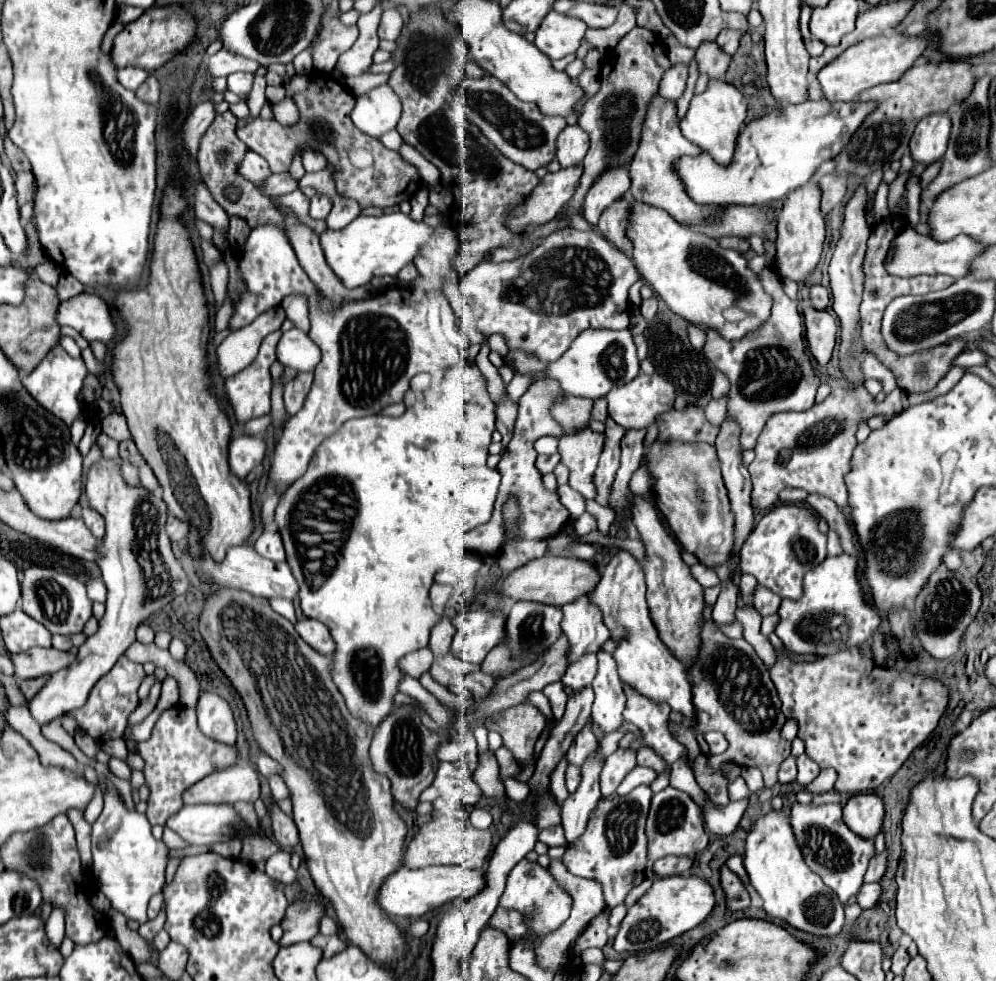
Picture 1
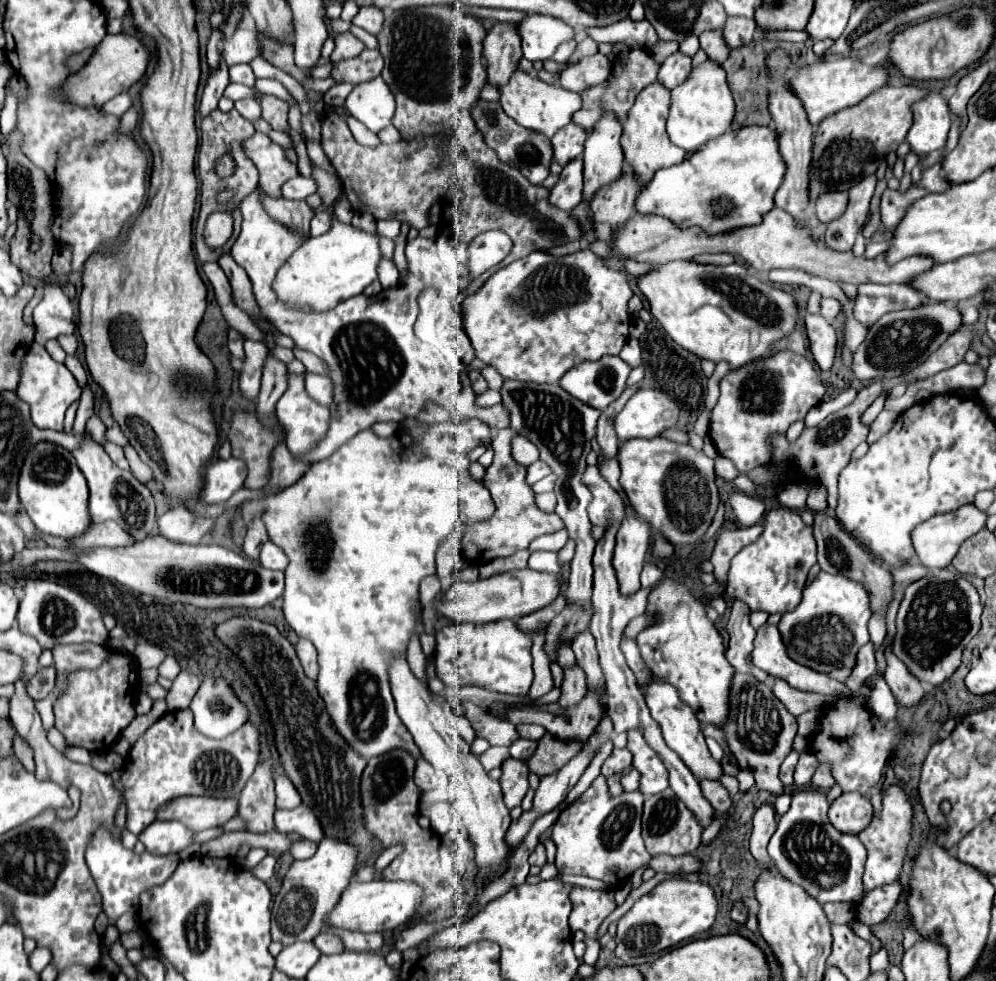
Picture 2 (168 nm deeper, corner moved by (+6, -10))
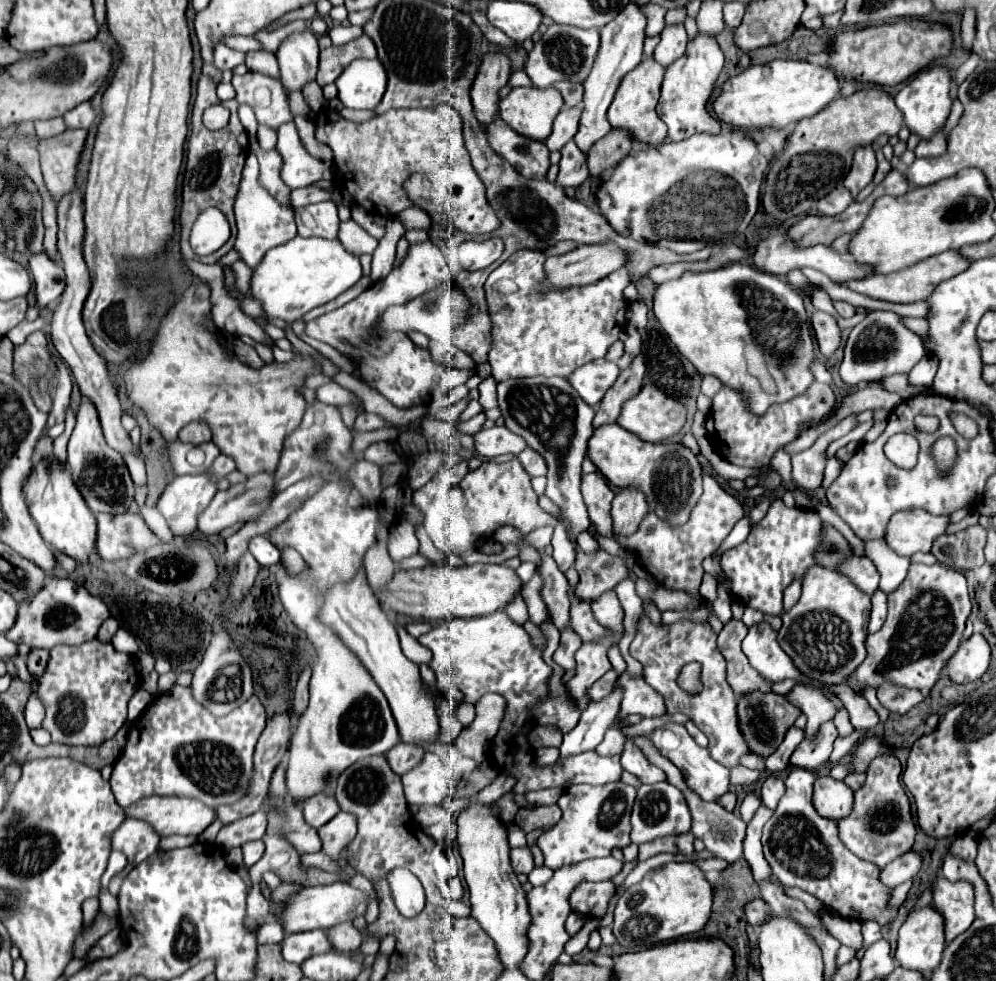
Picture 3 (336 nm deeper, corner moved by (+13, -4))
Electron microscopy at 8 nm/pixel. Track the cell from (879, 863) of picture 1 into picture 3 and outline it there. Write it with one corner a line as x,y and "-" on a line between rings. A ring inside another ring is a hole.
880,756
872,760
866,782
854,792
854,806
850,816
838,820
838,836
842,844
860,858
866,858
880,868
912,848
916,826
910,812
910,800
902,786
902,766
896,756

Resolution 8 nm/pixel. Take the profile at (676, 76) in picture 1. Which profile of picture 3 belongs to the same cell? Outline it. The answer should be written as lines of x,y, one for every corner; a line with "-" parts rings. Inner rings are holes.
672,24
666,26
660,34
660,44
654,50
654,60
662,66
670,66
674,58
680,58
686,52
688,36
684,30
684,24

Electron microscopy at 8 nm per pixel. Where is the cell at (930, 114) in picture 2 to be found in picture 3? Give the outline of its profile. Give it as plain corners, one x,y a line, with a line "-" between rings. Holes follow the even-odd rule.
930,64
922,72
918,72
896,96
894,102
898,110
904,114
904,124
910,128
910,132
930,138
934,132
938,132
952,108
952,98
950,98
950,86
952,86
952,74
946,66
940,64

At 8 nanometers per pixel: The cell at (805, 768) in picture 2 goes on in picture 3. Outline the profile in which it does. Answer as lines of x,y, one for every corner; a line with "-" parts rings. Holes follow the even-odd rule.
828,720
818,728
814,736
808,736
800,742
800,746
794,750
790,764
800,766
806,770
818,770
824,766
832,754
832,744
838,738
838,732
834,728
834,722

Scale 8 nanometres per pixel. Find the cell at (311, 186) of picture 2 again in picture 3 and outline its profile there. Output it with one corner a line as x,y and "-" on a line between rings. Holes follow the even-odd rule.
289,122
288,126
281,126
278,130
276,150
282,156
280,176
292,190
334,178
332,162
326,164
322,160
316,160
300,146
294,122

